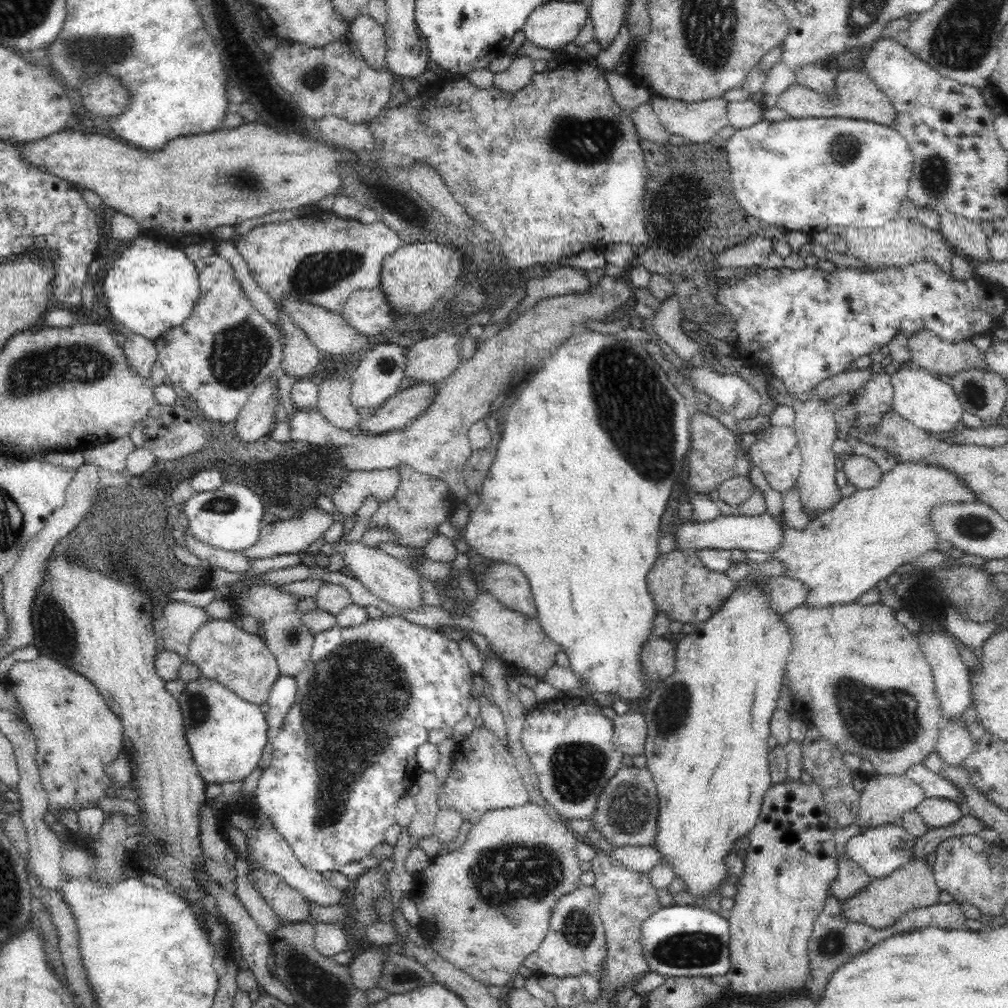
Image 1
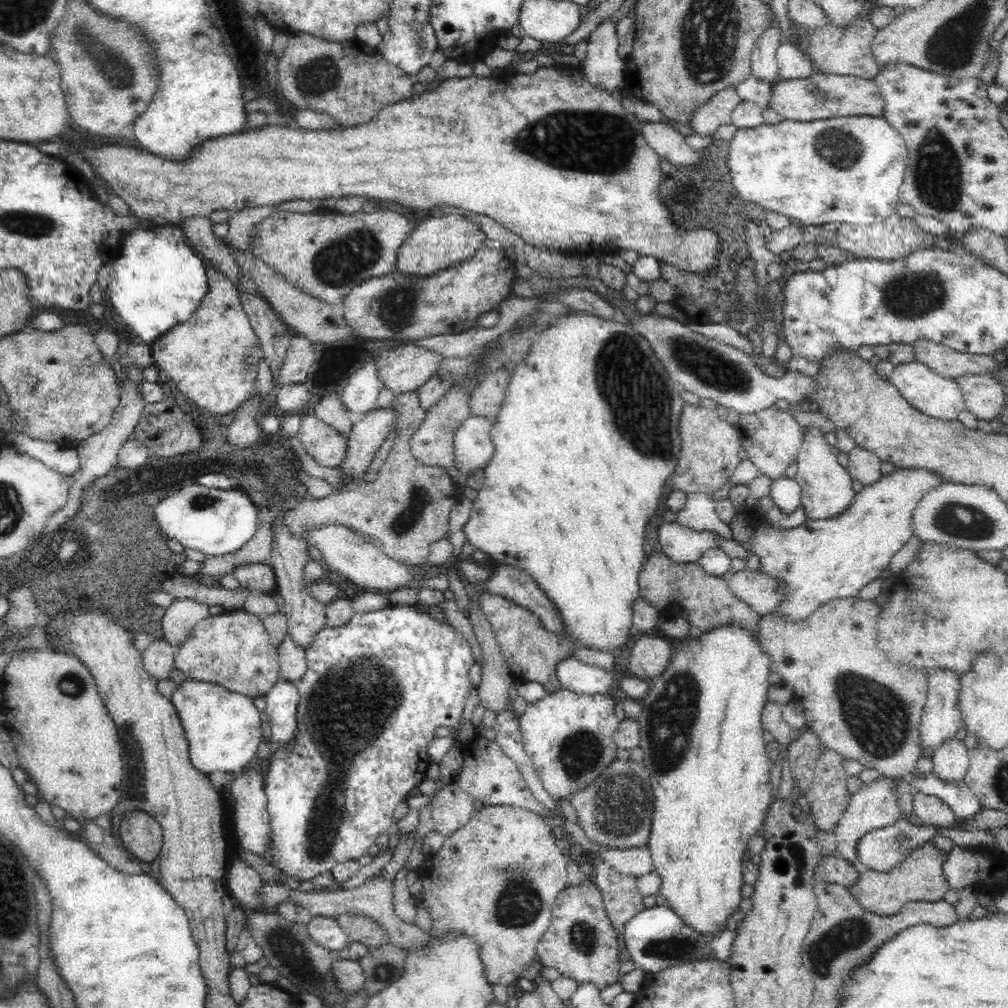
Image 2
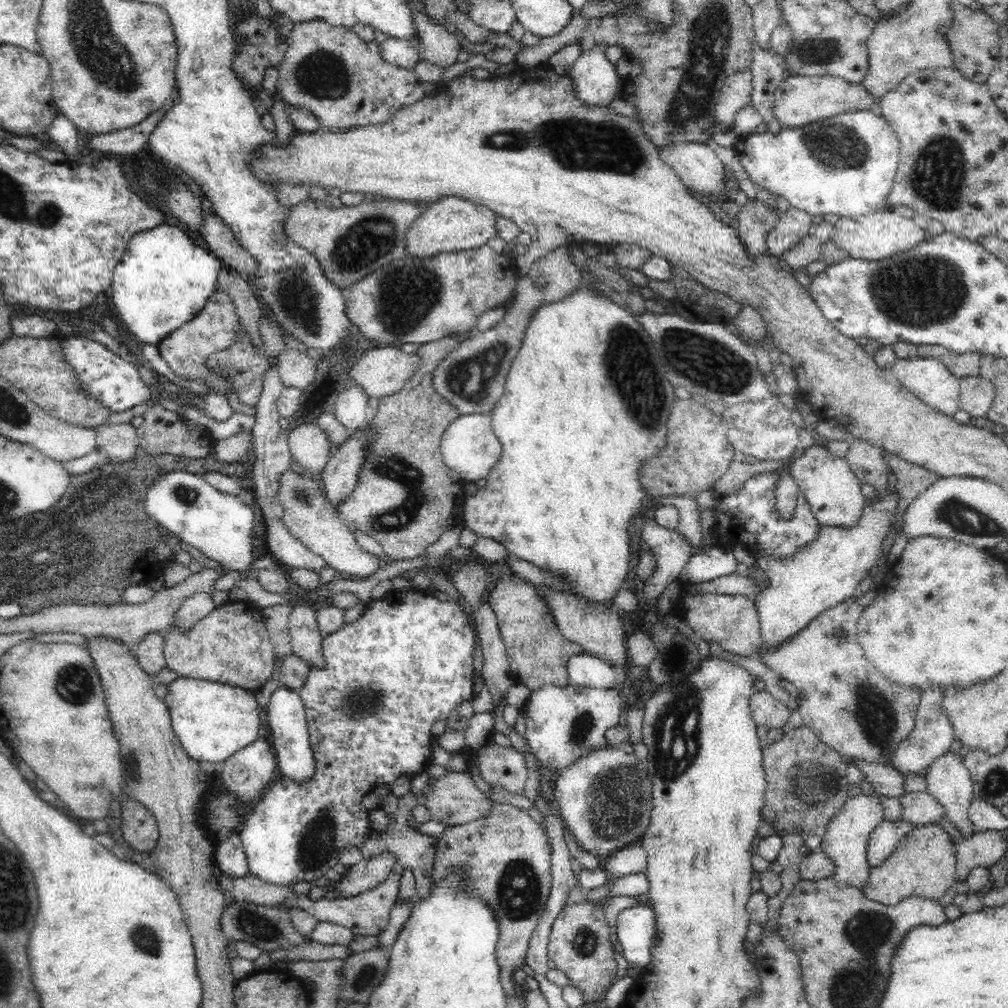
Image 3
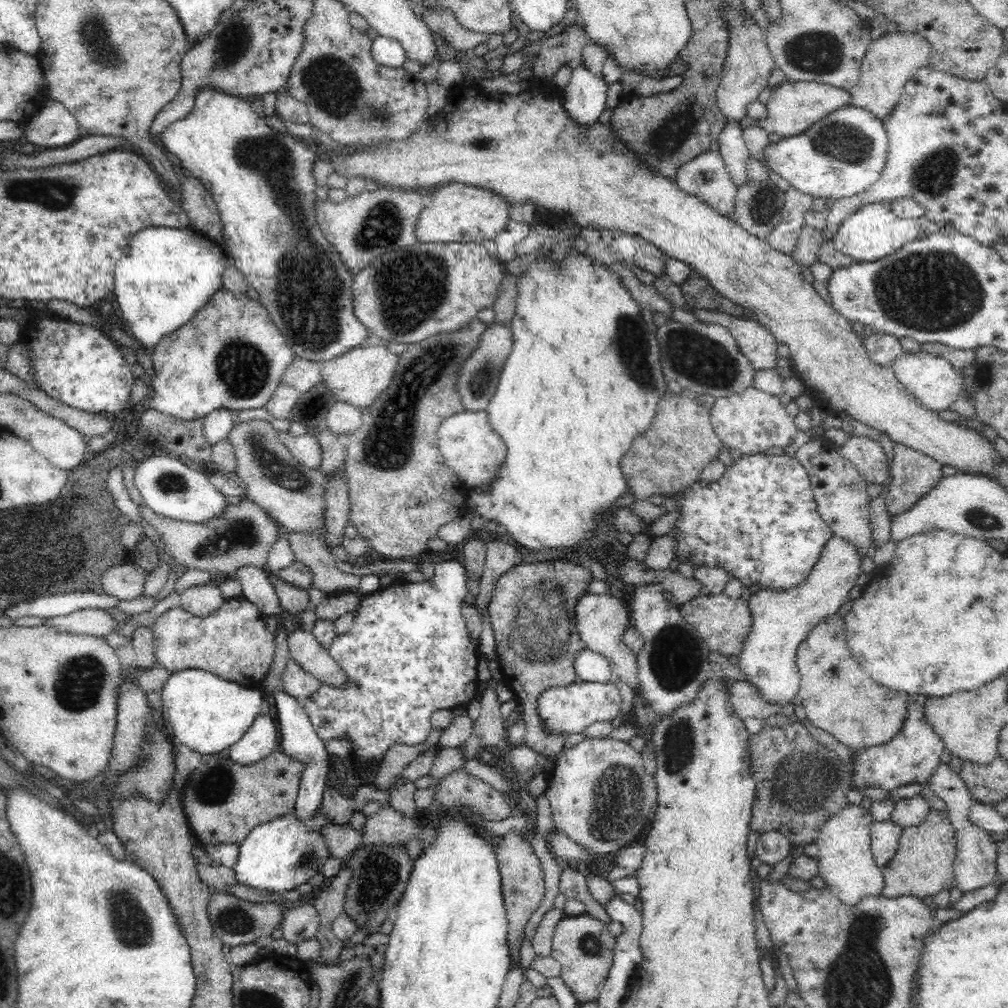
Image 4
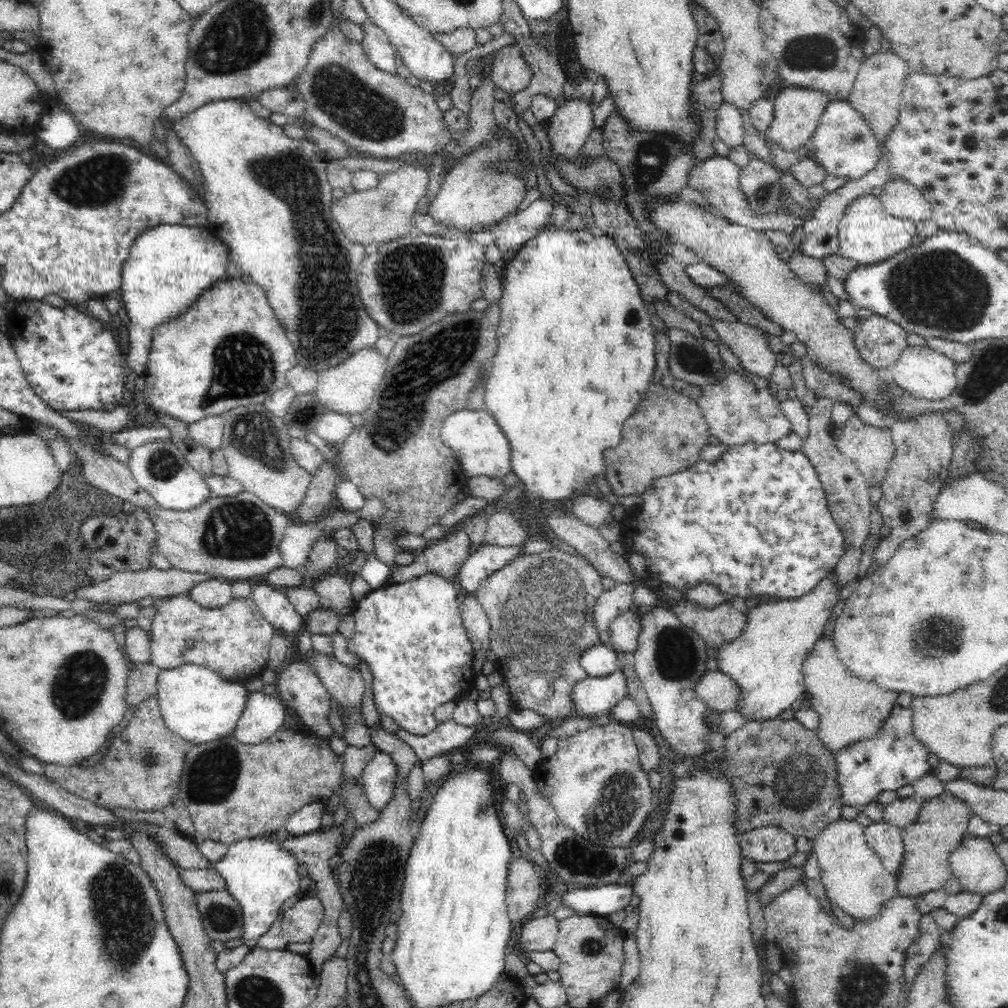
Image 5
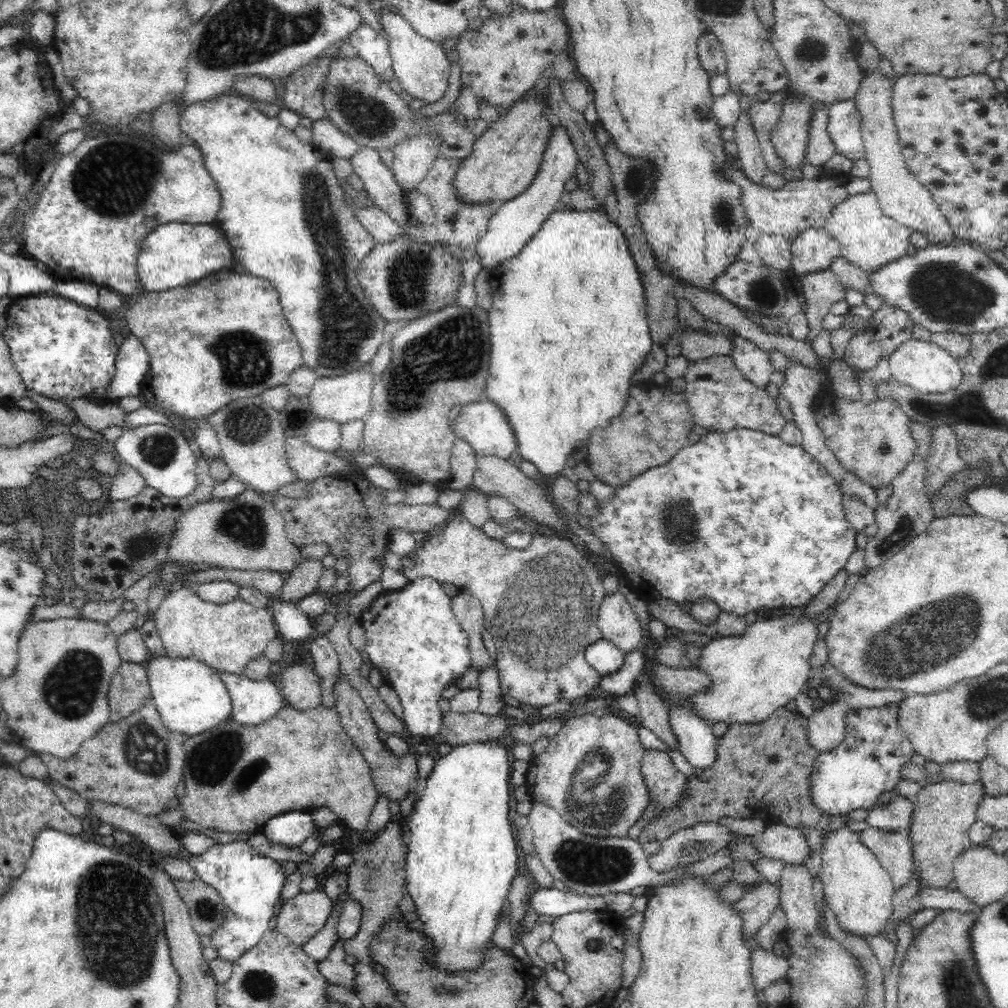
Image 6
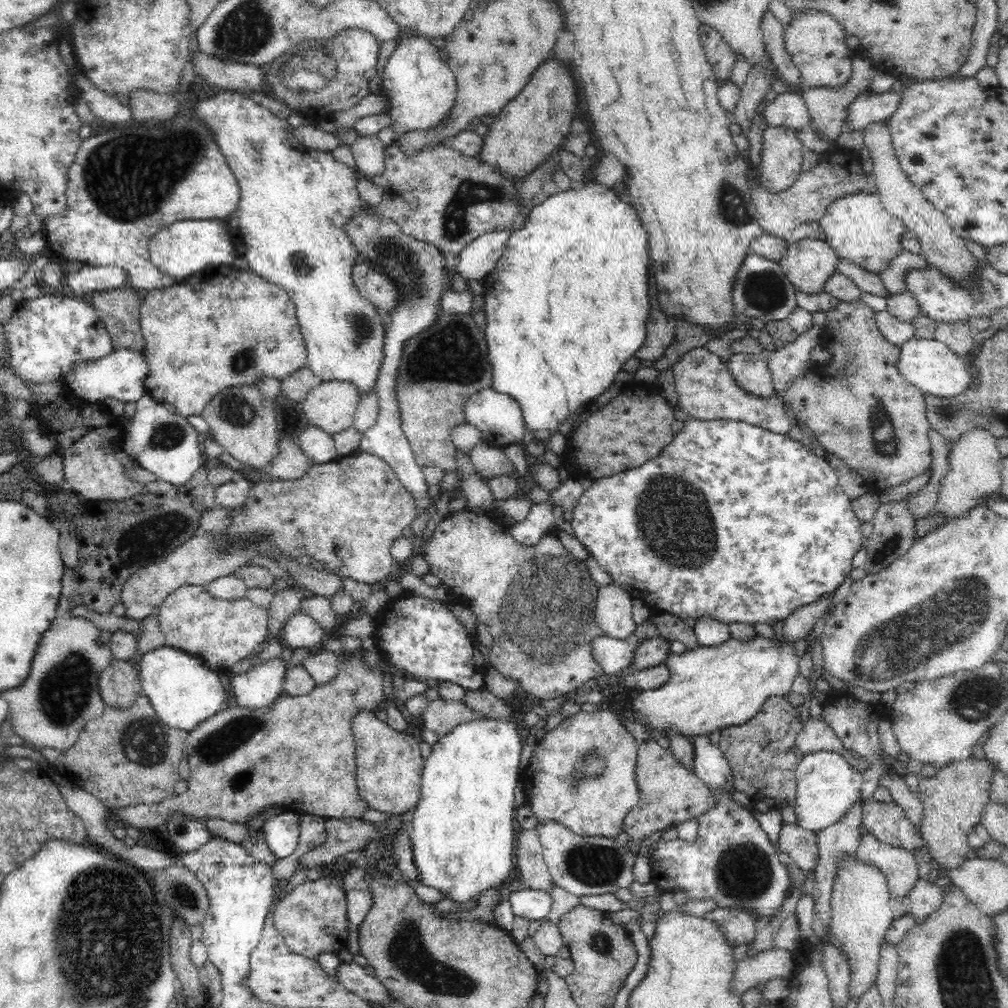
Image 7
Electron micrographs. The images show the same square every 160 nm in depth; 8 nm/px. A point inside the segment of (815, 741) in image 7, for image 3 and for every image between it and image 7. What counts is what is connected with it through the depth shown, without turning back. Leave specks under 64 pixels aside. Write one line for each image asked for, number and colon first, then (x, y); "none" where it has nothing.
3: (848, 704)
4: (839, 697)
5: (850, 708)
6: (827, 728)

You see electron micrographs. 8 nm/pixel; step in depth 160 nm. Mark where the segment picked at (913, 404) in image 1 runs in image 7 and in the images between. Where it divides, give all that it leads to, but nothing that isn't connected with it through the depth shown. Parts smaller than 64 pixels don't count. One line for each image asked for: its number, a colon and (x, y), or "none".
2: (940, 398)
3: (927, 378)
4: (932, 380)
5: (927, 374)
6: (924, 366)
7: (929, 365)

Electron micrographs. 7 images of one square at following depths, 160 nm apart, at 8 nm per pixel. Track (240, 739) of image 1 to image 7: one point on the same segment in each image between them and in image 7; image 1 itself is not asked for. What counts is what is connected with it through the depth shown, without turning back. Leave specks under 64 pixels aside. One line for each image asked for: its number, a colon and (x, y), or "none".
2: (223, 728)
3: (212, 721)
4: (208, 714)
5: (197, 704)
6: (191, 698)
7: (184, 692)

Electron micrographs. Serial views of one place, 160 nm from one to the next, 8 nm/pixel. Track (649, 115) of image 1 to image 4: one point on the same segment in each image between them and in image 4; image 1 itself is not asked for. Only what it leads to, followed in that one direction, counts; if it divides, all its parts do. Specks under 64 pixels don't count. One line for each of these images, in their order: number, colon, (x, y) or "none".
2: (667, 143)
3: (697, 166)
4: (706, 176)

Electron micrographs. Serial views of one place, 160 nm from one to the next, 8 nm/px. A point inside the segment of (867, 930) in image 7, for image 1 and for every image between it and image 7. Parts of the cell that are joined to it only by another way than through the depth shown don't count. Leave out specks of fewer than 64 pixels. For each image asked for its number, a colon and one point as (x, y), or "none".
1: (885, 798)
2: (875, 805)
3: (844, 842)
4: (847, 867)
5: (855, 880)
6: (859, 891)

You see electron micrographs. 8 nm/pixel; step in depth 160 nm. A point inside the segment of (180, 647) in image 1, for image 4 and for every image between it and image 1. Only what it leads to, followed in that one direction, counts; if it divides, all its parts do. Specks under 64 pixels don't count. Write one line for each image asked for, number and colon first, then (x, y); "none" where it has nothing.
2: (178, 621)
3: (195, 607)
4: (202, 600)

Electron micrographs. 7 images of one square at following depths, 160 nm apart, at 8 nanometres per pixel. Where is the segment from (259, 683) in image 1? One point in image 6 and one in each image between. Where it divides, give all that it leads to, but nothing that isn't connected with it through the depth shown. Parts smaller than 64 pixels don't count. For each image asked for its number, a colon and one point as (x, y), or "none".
2: (232, 649)
3: (231, 645)
4: (233, 642)
5: (233, 640)
6: (226, 637)

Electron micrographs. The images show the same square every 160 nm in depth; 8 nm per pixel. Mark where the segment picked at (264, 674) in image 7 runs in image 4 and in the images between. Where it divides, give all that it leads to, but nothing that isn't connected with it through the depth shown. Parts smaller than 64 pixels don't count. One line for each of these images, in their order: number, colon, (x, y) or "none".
4: (259, 742)
5: (263, 716)
6: (254, 703)

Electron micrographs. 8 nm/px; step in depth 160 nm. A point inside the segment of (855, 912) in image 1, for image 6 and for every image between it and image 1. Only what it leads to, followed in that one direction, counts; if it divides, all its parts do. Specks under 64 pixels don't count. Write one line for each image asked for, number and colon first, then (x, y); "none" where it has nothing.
2: (918, 878)
3: (923, 863)
4: (922, 865)
5: (942, 823)
6: (943, 813)

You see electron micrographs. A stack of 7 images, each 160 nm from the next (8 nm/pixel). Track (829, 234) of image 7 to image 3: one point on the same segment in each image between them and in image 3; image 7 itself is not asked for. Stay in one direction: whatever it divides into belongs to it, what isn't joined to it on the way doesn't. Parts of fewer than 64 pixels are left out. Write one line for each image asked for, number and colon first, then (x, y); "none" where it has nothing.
3: (880, 235)
4: (873, 232)
5: (867, 235)
6: (868, 239)

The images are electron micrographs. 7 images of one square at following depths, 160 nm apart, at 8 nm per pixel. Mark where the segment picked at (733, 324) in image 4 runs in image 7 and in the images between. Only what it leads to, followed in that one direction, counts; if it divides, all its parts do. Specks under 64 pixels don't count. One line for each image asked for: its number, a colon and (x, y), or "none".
5: (750, 345)
6: (755, 364)
7: (751, 371)

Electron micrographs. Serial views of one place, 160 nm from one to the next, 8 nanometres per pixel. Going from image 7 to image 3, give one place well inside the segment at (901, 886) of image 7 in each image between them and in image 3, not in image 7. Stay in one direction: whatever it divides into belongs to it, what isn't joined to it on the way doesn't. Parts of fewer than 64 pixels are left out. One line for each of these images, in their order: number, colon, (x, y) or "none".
3: (883, 840)
4: (885, 836)
5: (885, 840)
6: (892, 848)

